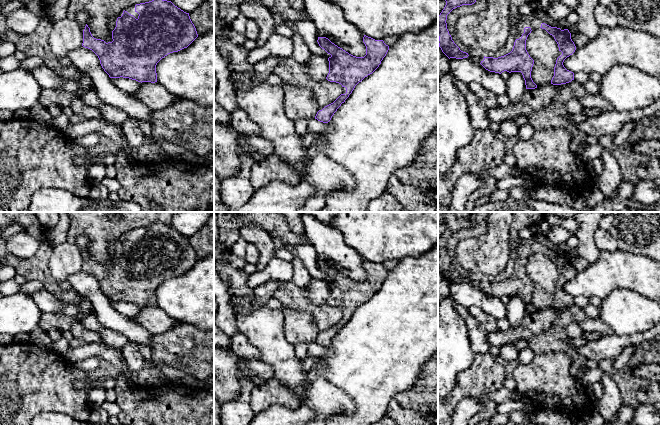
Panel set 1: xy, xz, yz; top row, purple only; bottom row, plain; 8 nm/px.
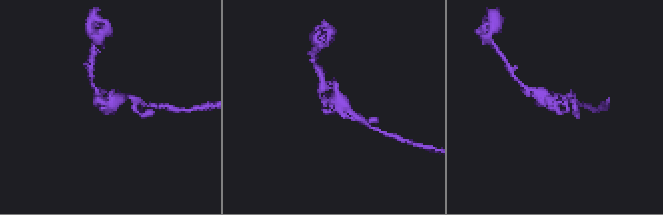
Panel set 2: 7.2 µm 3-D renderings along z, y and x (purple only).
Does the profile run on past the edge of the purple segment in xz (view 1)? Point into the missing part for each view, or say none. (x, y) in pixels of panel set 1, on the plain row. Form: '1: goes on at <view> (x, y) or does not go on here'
1: does not go on here

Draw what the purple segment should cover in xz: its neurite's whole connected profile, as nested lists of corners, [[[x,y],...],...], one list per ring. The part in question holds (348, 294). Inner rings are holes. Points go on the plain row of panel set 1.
[[[364,259],[363,266],[366,270],[366,279],[356,281],[332,267],[326,261],[318,261],[317,266],[322,273],[331,279],[328,282],[329,297],[326,303],[330,306],[339,307],[346,312],[345,318],[341,318],[333,327],[317,336],[315,343],[328,347],[337,333],[352,317],[355,310],[379,291],[389,274],[389,270],[383,264],[375,264]]]

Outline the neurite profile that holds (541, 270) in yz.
[[[545,253],[532,254],[526,264],[526,274],[534,284],[531,302],[537,311],[551,308],[559,271]]]

